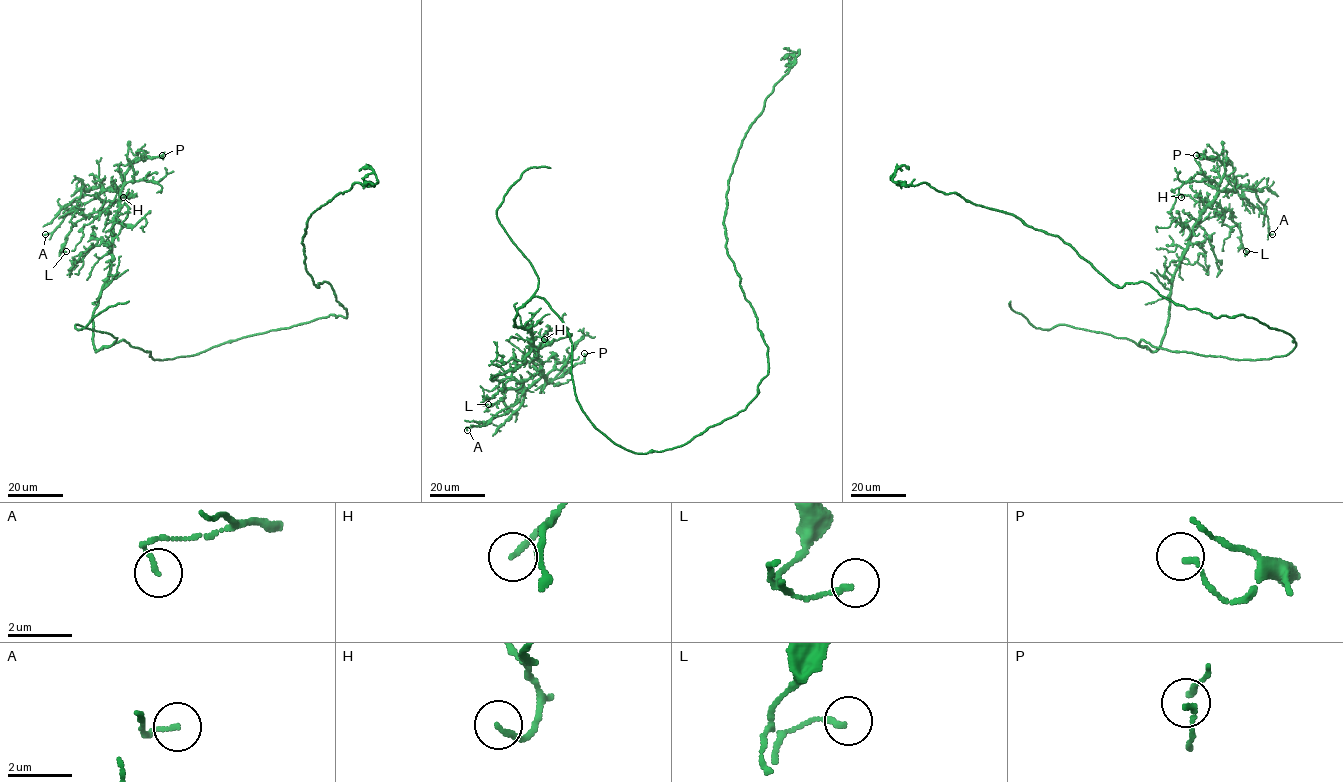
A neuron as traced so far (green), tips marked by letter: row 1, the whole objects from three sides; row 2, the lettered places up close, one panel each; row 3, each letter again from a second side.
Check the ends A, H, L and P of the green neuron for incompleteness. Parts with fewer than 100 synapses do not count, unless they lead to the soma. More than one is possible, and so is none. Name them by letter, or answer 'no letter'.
no letter

